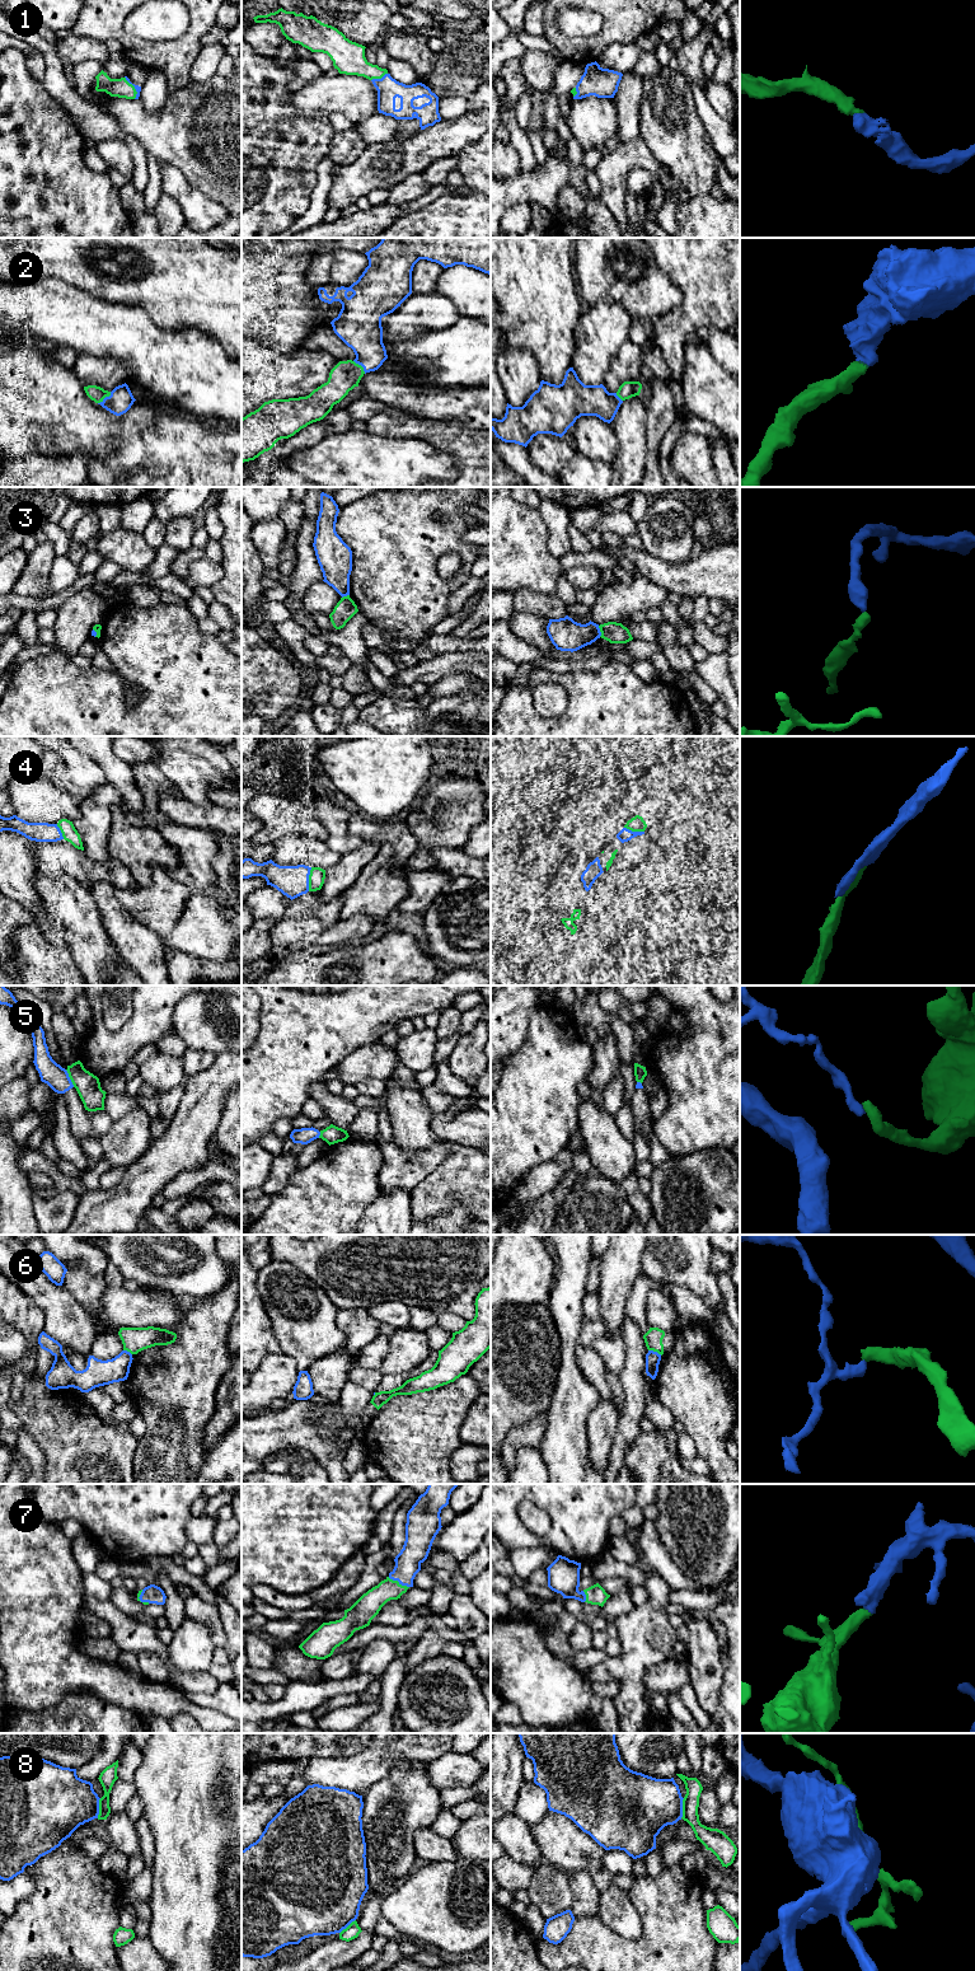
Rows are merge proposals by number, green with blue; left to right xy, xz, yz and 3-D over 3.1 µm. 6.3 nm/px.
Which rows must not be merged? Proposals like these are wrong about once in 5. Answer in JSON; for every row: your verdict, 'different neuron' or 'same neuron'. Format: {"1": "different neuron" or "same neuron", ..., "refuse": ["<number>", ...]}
{"1": "same neuron", "2": "same neuron", "3": "different neuron", "4": "same neuron", "5": "different neuron", "6": "different neuron", "7": "same neuron", "8": "different neuron", "refuse": ["3", "5", "6", "8"]}

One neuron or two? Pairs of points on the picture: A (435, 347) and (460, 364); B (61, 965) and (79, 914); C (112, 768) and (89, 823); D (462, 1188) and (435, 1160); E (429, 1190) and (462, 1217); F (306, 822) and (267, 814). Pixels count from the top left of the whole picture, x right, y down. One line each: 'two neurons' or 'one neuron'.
A: one neuron
B: two neurons
C: two neurons
D: two neurons
E: two neurons
F: one neuron

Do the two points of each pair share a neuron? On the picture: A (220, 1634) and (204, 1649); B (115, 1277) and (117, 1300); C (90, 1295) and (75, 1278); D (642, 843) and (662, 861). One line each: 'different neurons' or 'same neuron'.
A: different neurons
B: different neurons
C: same neuron
D: different neurons

